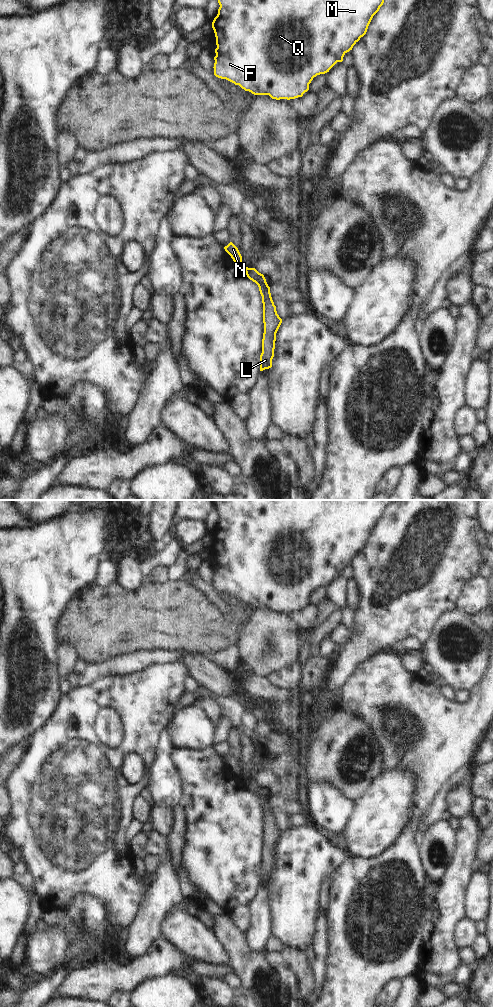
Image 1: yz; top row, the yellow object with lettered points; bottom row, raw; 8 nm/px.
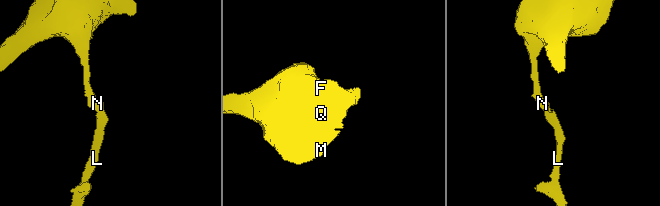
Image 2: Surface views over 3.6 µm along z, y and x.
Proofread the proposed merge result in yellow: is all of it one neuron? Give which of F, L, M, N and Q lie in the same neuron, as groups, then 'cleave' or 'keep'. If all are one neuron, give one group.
F M N Q / L; cleave

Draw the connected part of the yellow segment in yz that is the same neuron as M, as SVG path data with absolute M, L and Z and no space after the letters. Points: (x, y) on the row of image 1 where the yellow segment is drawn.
M218 0L218 3L218 14L212 22L217 45L214 75L239 85L254 95L269 95L276 100L290 100L302 97L309 90L309 84L314 77L329 72L337 62L343 61L344 55L366 34L373 16L379 11L384 0Z

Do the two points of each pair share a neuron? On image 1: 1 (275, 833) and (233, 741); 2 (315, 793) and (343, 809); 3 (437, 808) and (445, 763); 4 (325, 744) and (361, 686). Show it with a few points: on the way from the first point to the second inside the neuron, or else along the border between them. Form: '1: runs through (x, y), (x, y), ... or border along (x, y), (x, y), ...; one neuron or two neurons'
1: runs through (266, 810), (242, 764); one neuron
2: runs through (322, 795), (336, 807); one neuron
3: border along (459, 768), (440, 787), (430, 804); two neurons
4: border along (338, 707), (348, 710), (366, 723); two neurons

